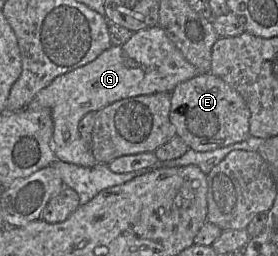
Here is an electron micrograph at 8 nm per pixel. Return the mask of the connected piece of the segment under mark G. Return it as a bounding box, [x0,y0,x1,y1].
[28,26,199,167]

